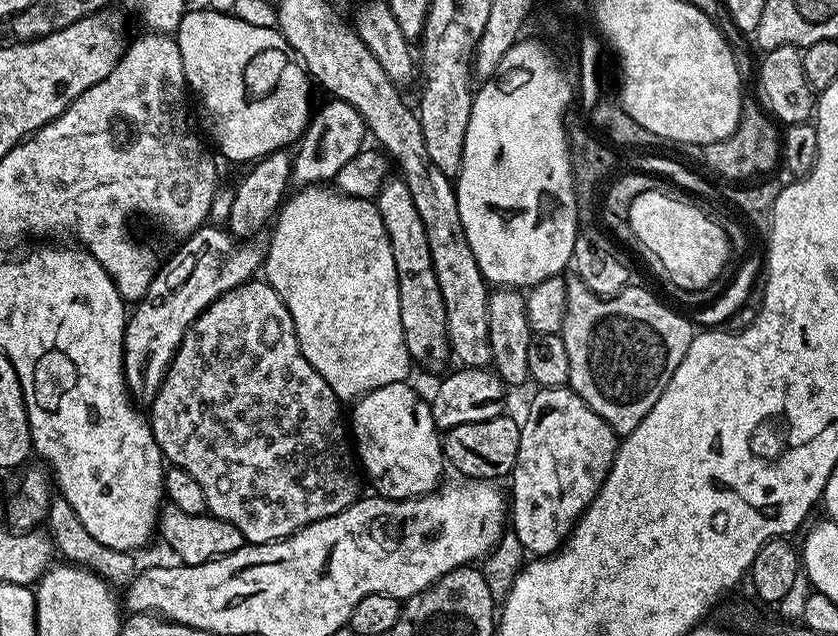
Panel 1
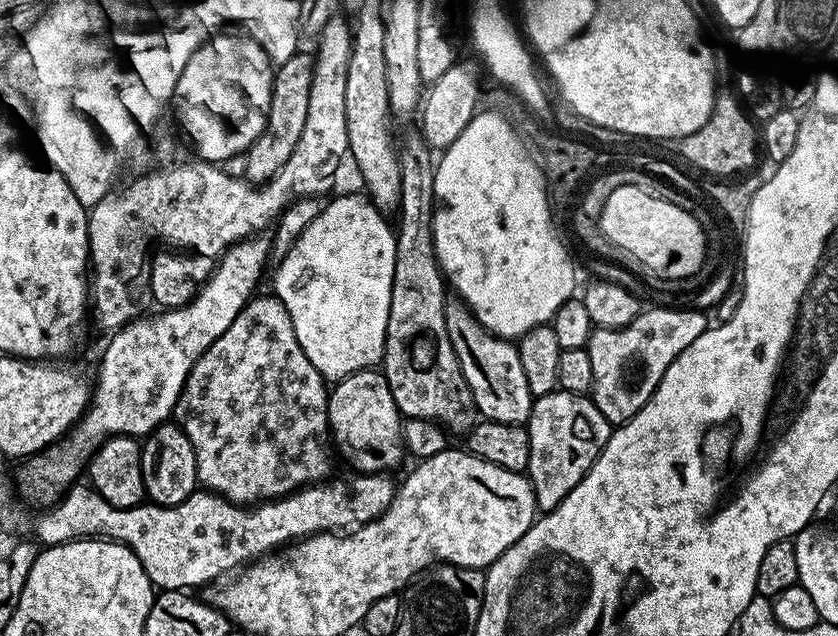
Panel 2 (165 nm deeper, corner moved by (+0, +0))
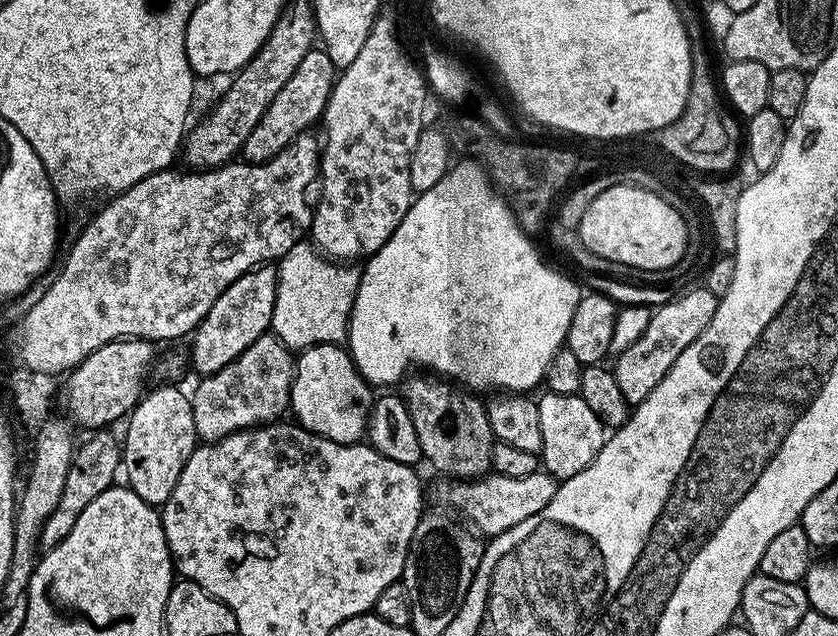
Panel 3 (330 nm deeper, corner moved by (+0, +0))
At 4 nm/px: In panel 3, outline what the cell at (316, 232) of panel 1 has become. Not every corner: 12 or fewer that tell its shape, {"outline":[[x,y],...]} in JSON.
{"outline":[[311,243],[278,261],[271,331],[340,344],[361,269]]}

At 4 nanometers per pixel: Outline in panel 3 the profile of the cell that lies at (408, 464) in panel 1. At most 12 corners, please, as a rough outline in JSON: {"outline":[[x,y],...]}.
{"outline":[[347,347],[295,357],[295,423],[330,442],[365,439],[374,392]]}

